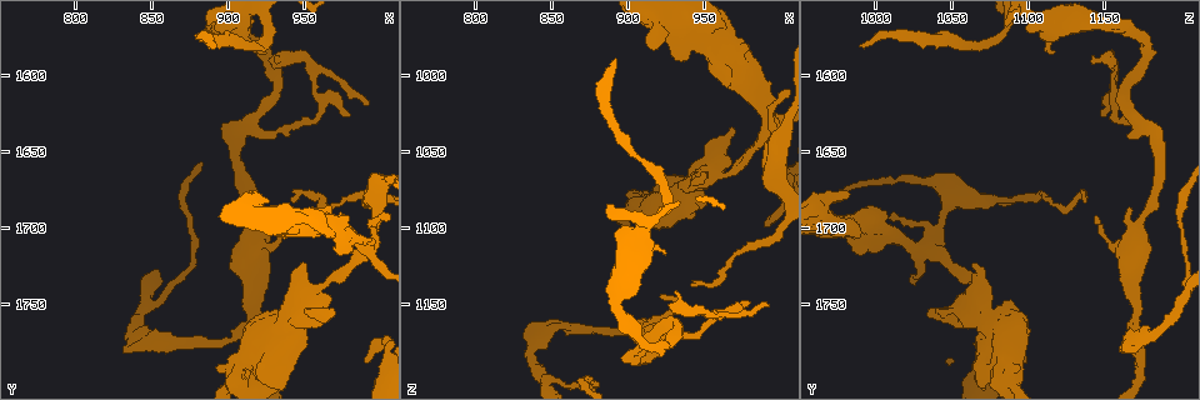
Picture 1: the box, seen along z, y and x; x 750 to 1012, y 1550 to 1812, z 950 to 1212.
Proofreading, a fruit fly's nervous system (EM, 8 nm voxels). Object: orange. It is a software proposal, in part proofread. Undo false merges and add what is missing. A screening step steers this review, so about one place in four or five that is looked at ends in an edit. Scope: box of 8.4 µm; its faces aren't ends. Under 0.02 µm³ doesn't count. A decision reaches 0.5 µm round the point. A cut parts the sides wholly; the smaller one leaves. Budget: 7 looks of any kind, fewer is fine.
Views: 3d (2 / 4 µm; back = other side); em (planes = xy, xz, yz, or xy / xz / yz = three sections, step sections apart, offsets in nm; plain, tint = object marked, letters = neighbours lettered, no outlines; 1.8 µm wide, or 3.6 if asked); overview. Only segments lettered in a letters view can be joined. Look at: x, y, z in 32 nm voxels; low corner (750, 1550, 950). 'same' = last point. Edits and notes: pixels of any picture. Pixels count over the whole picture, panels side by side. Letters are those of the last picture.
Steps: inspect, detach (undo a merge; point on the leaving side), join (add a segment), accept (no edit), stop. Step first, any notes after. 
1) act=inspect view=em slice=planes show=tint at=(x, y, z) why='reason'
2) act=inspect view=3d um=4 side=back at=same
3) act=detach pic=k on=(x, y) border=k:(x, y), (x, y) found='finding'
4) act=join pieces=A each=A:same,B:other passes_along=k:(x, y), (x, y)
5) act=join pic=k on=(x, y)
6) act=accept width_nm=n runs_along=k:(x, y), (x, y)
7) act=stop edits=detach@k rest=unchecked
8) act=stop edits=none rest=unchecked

act=inspect view=em slice=planes show=letters at=(976, 1702, 1004) why='arms part here'

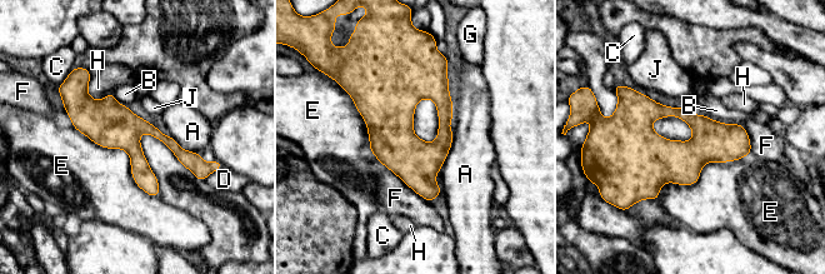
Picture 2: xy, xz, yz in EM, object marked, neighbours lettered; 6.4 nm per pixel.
act=accept width_nm=280 each=A:other,B:other,C:other,D:other,E:other,F:other,G:other,H:other,J:other runs_along=2:(71, 99), (91, 118), (151, 129), (200, 174) found='one neuron here'

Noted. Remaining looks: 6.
act=inspect view=3d um=4 at=(832, 1782, 1168) why='branch stops here'

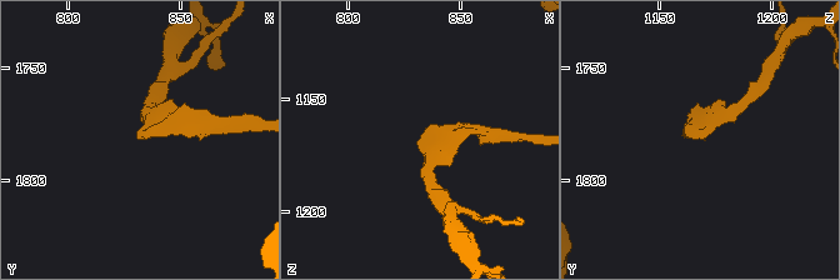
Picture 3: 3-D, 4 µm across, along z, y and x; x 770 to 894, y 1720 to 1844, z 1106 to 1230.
act=inspect view=em slice=xy step=16 show=plain at=(833, 1783, 1170) why='shape alone is not enough'

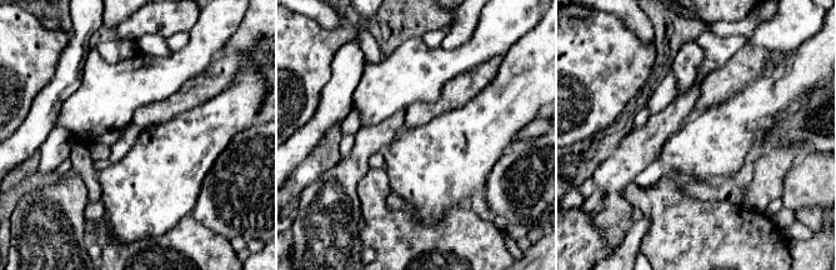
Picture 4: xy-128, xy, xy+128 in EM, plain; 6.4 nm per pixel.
act=inspect view=em slice=xy step=16 show=letters at=same

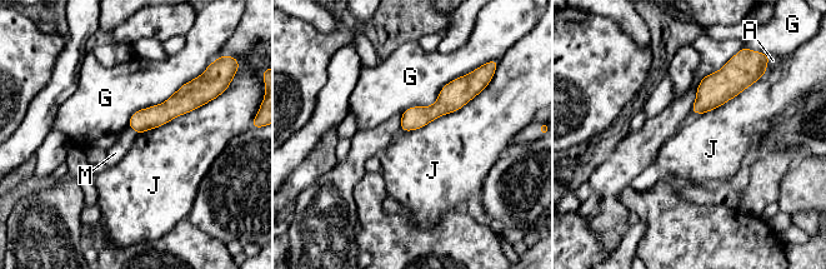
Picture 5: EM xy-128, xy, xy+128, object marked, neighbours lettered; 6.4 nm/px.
act=accept longest_contact=J:600nm each=A:other,G:other,J:other,M:other runs_along=5:(470, 91), (455, 94), (404, 128) found='none of them fits'

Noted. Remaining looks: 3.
act=inspect view=em um=3.6 slice=xz step=4 show=plain at=(904, 1800, 1084) why='closes a loop'

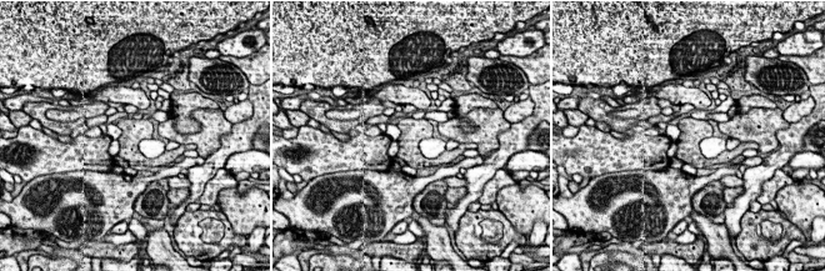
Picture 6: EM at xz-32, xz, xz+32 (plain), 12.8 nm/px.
act=inspect view=em um=3.6 slice=xz step=4 show=letters at=same why='what lies round it'

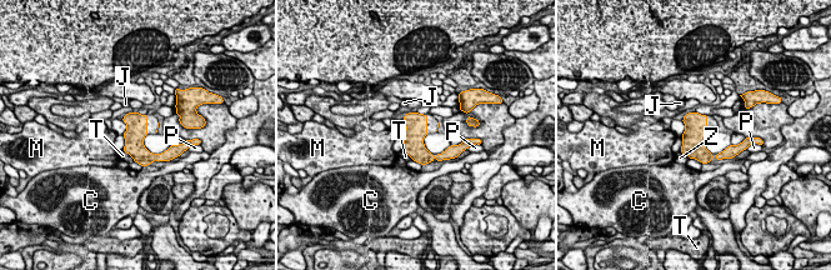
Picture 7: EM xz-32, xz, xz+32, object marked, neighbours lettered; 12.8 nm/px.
act=accept width_nm=280 each=C:other,J:other,M:other,P:other,T:other,Z:other border=7:(679, 151), (689, 158) found='all the same neuron'

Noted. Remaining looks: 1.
act=stop edits=none rest=unchecked

